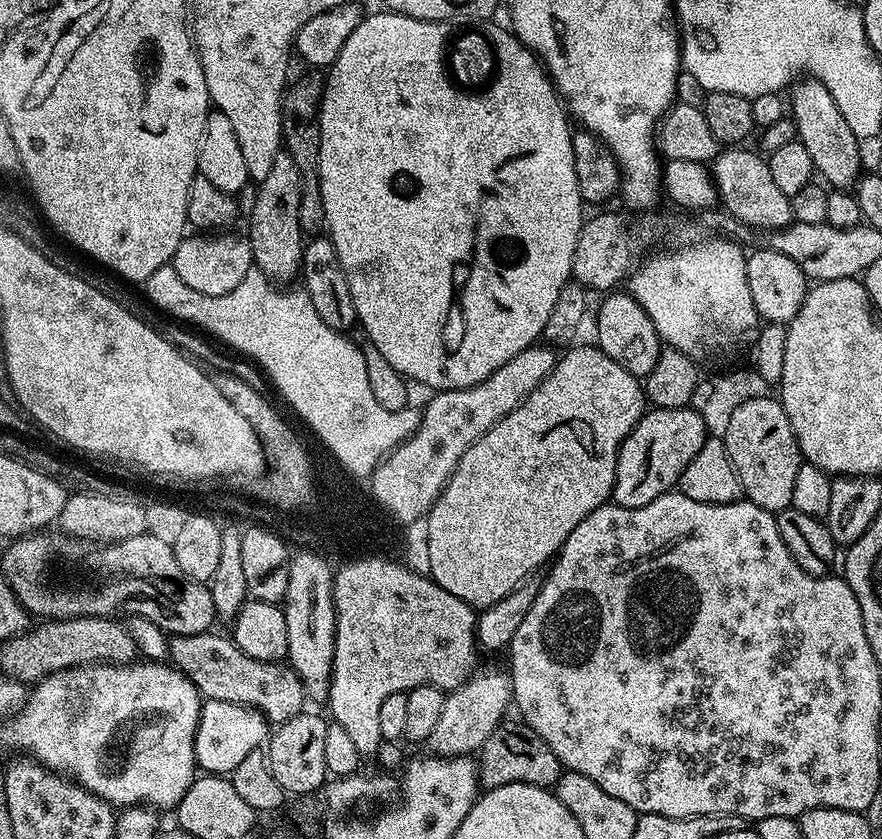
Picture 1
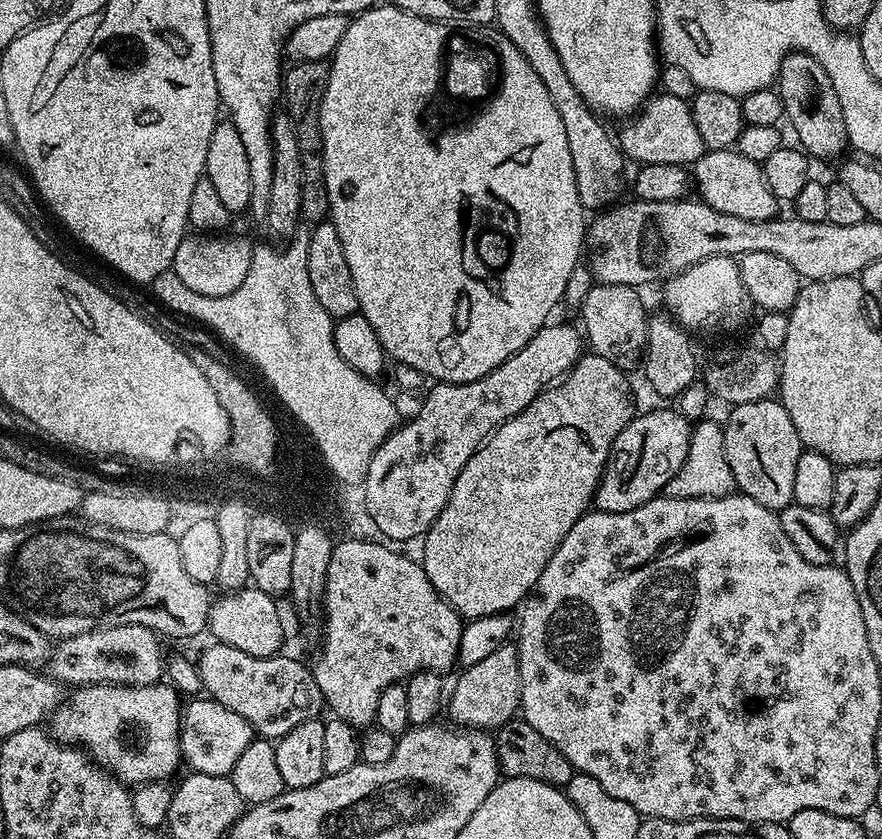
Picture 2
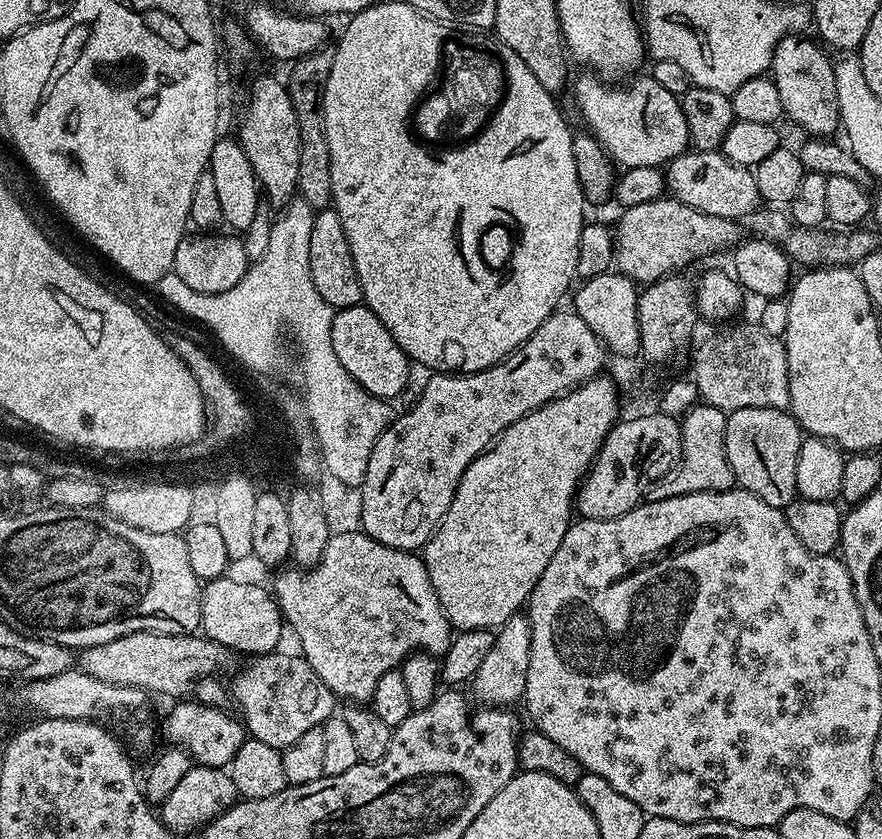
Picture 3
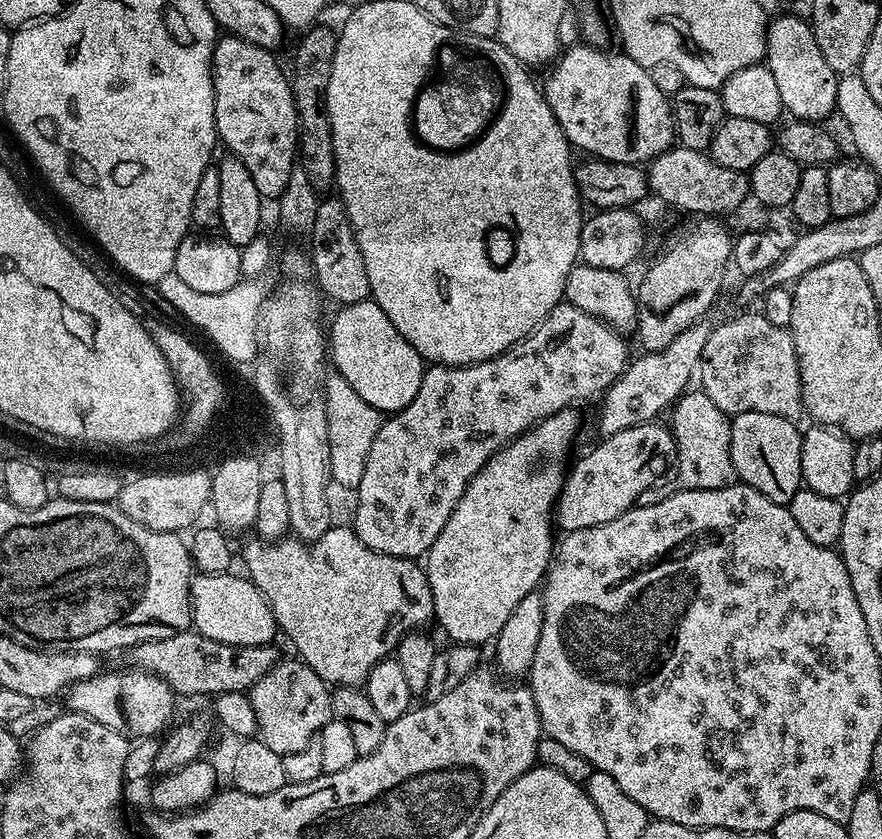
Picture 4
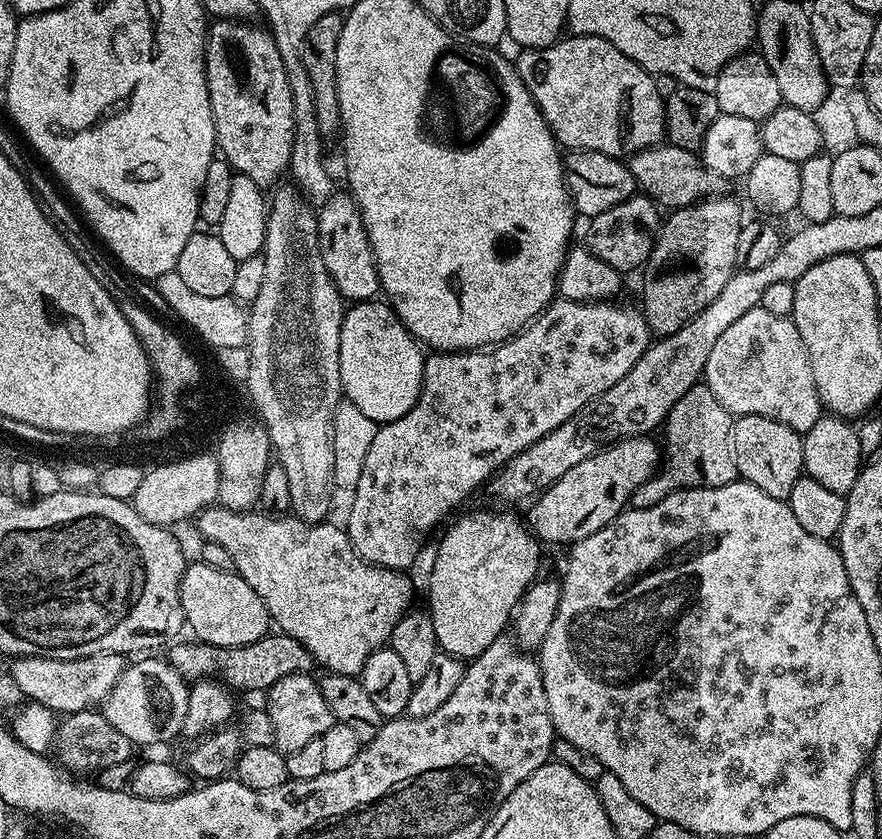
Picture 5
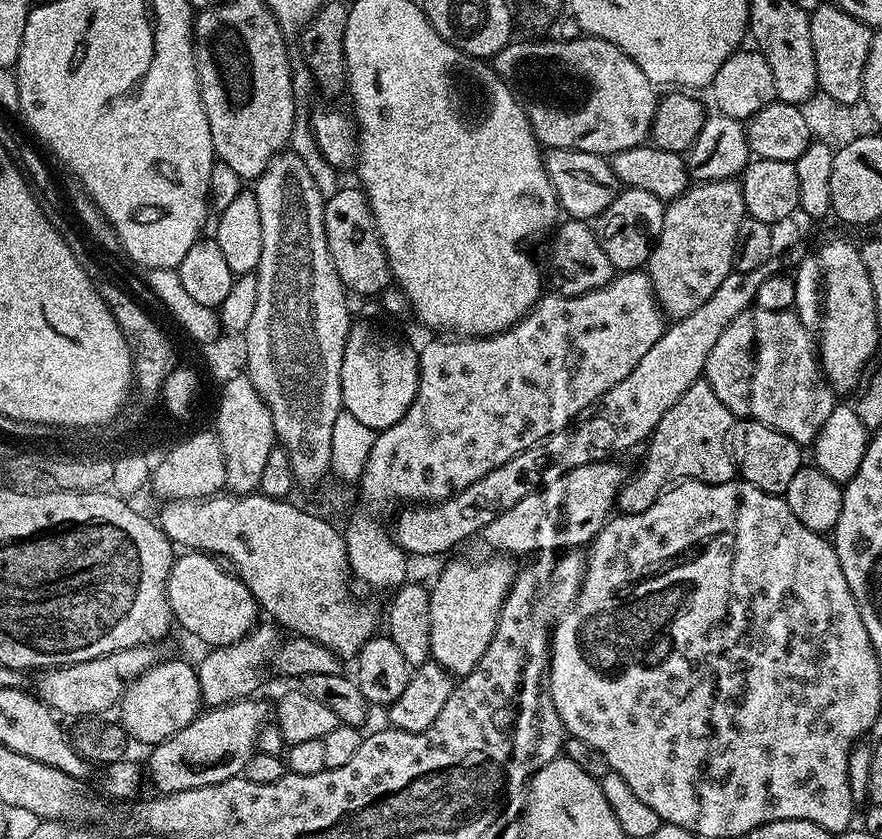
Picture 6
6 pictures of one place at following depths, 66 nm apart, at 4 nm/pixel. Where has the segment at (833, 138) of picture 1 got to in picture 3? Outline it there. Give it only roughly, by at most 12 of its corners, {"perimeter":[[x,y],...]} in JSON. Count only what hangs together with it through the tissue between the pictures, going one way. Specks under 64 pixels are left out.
{"perimeter":[[783,36],[770,78],[784,116],[809,137],[842,124],[829,53]]}

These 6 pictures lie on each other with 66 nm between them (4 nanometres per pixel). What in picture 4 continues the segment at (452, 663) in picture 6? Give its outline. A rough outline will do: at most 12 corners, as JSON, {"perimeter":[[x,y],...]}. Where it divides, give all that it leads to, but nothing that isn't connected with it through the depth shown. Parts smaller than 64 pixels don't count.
{"perimeter":[[580,416],[474,474],[428,548],[434,620],[495,641],[554,559]]}

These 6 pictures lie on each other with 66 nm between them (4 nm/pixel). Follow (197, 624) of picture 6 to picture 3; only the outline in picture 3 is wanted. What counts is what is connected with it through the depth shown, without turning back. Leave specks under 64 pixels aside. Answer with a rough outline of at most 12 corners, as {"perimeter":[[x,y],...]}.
{"perimeter":[[209,580],[200,628],[233,653],[281,647],[286,621],[267,587]]}

